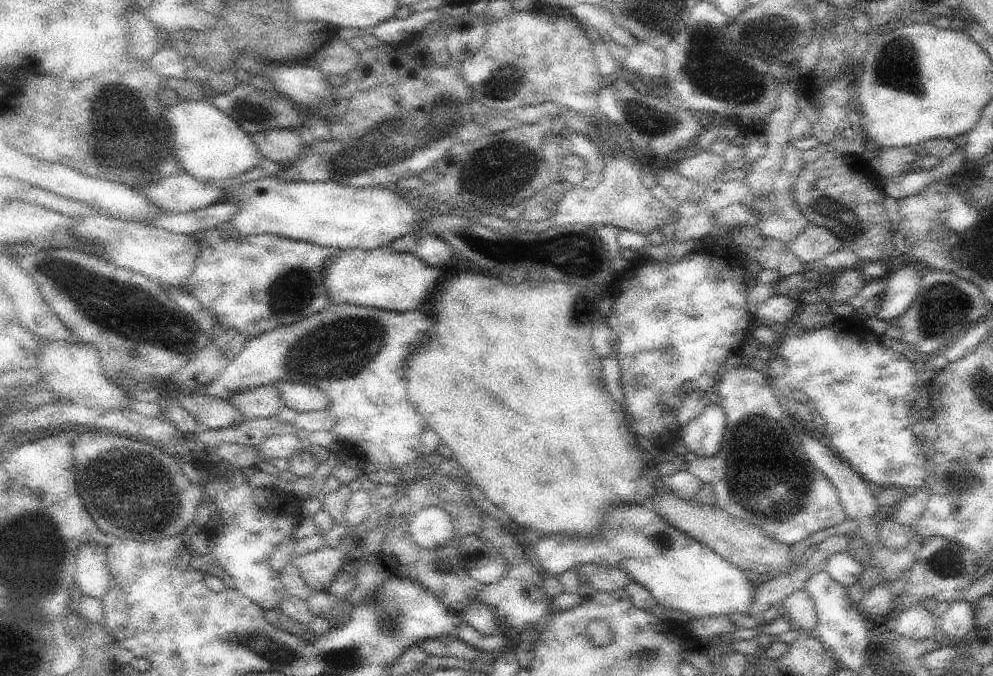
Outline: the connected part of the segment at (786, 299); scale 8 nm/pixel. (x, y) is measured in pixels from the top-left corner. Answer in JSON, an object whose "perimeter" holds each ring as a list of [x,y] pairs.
{"perimeter":[[[774,294],[758,306],[753,307],[753,310],[758,317],[768,322],[774,322],[772,324],[788,326],[790,319],[802,310],[802,304],[799,300],[792,300],[788,294]]]}

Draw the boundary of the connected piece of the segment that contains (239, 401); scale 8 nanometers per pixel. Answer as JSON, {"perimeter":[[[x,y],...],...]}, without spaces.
{"perimeter":[[[276,383],[233,394],[231,403],[242,411],[245,420],[273,417],[286,408],[283,394]]]}

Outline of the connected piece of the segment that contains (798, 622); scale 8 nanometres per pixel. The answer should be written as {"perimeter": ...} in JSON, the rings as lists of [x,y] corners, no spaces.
{"perimeter":[[[797,590],[785,598],[781,609],[789,617],[794,627],[802,628],[807,633],[815,632],[816,607],[806,590]]]}

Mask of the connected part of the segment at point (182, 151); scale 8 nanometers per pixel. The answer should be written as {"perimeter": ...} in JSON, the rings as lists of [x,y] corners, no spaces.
{"perimeter":[[[210,98],[183,101],[180,99],[163,110],[172,132],[173,153],[180,166],[198,180],[224,180],[252,170],[264,156],[250,136],[231,116],[221,111]]]}

